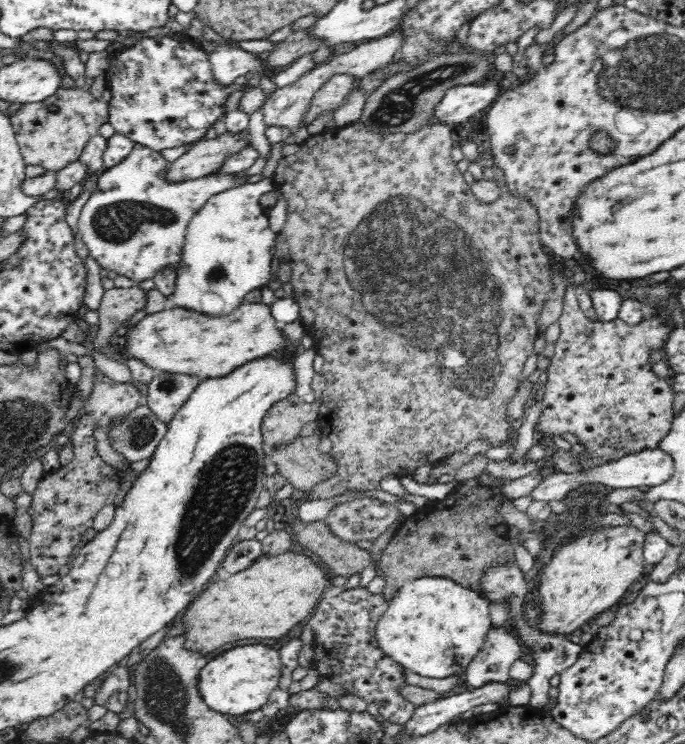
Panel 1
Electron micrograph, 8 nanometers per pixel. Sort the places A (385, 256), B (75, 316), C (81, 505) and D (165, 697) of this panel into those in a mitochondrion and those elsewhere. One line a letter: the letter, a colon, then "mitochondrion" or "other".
A: mitochondrion
B: other
C: mitochondrion
D: mitochondrion

